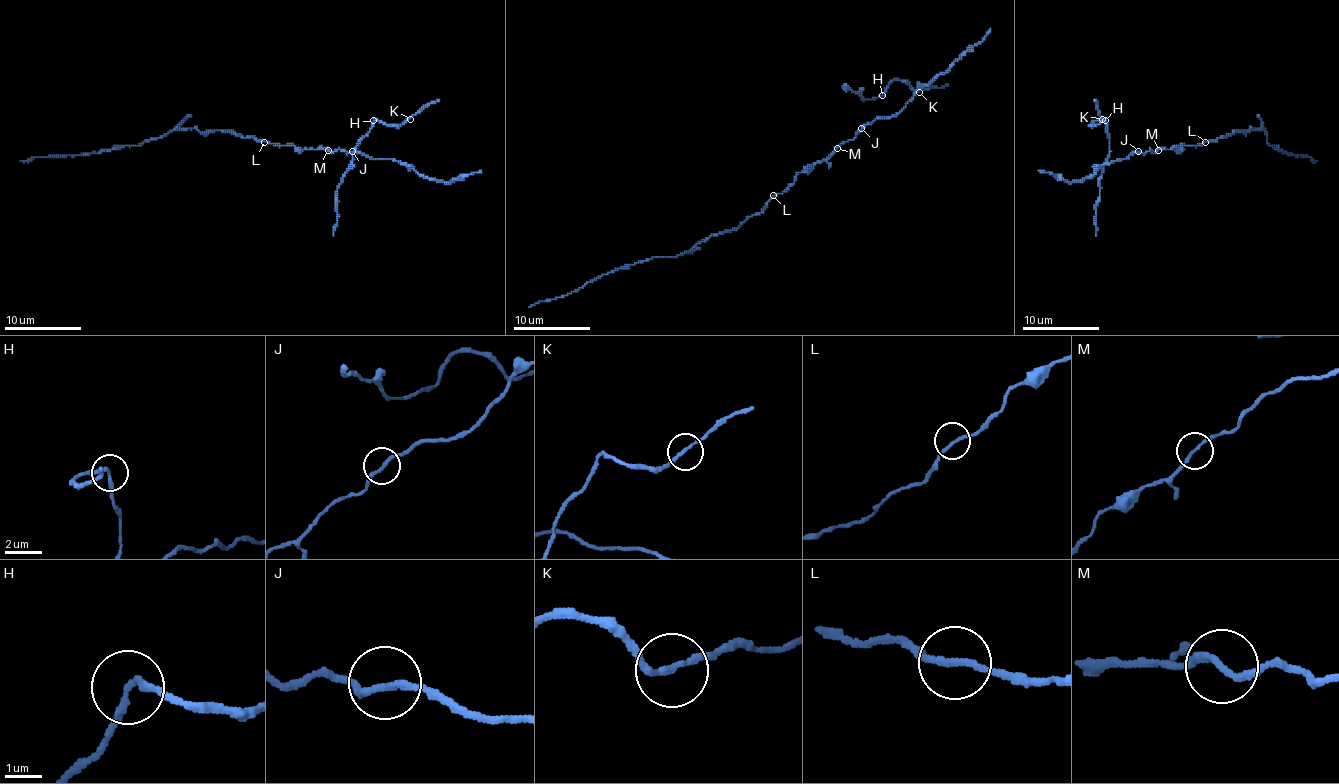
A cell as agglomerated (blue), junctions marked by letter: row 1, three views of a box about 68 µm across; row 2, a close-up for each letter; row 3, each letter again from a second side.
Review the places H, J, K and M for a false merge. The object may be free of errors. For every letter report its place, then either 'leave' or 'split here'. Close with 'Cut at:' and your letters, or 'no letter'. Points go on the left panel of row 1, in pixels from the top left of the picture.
H: place (373, 120); leave
J: place (352, 151); leave
K: place (410, 119); leave
M: place (328, 150); split here
Cut at: M

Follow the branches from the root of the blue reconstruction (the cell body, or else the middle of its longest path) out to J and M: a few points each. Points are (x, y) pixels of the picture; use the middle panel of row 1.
J: (775, 195), (783, 193), (800, 172), (825, 161), (861, 128)
M: (775, 195), (783, 193), (800, 172), (821, 163), (836, 147)

